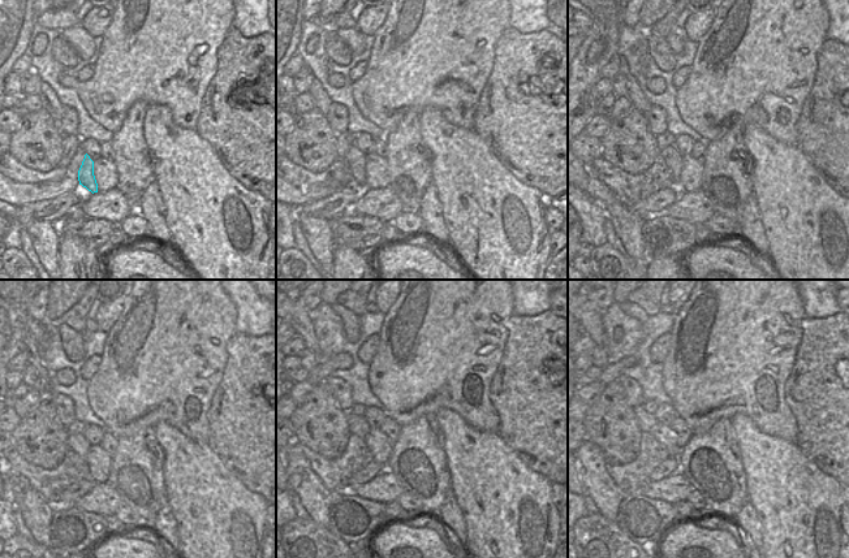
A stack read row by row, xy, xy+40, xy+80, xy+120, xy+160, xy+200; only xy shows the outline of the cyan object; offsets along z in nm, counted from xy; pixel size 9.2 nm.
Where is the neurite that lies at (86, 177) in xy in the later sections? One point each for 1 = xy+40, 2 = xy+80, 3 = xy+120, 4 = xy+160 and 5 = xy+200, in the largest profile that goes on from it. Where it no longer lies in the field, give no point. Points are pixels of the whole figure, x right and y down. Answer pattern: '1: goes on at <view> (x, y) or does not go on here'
1: goes on at xy+40 (376, 167)
2: goes on at xy+80 (669, 155)
3: goes on at xy+120 (78, 442)
4: goes on at xy+160 (376, 441)
5: goes on at xy+200 (664, 435)

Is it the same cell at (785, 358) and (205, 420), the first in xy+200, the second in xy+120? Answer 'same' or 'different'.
different

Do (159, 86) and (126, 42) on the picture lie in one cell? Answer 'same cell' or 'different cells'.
same cell

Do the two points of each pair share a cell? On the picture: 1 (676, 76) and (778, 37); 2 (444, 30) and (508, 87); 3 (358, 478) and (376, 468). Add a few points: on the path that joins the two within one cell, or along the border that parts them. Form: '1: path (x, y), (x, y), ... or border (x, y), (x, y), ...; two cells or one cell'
1: path (701, 76), (725, 74), (753, 51); one cell
2: border (499, 42), (495, 48), (494, 69), (481, 100); two cells
3: path (362, 476), (373, 468); one cell

